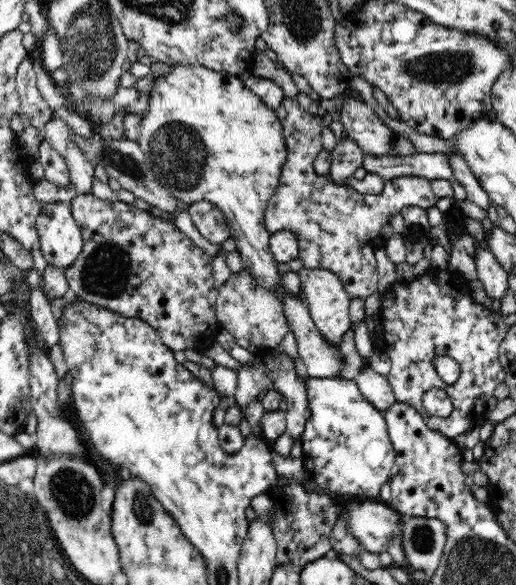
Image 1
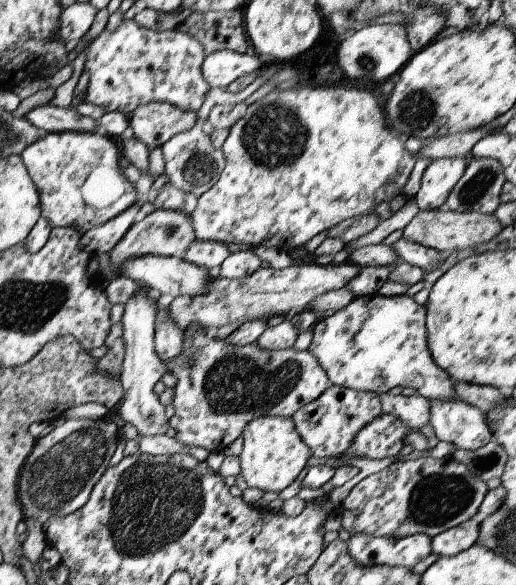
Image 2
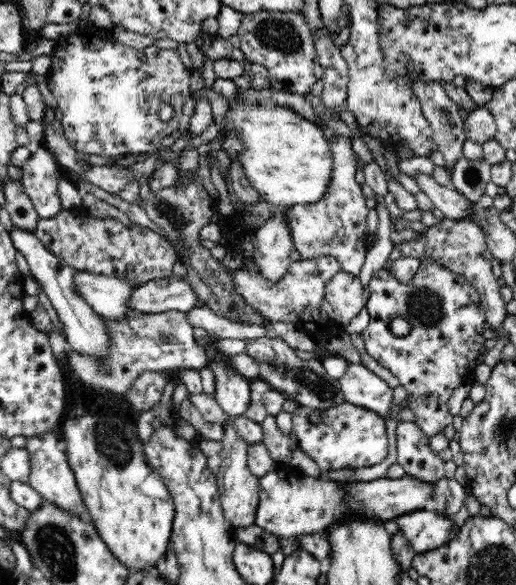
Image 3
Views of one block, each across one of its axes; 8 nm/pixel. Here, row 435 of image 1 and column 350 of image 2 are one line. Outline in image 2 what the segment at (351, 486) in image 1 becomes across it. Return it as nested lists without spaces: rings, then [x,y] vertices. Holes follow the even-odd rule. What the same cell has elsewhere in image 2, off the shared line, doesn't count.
[[[377,293],[372,296],[355,297],[349,304],[339,308],[327,318],[317,318],[310,330],[313,333],[311,344],[306,349],[315,360],[325,376],[329,386],[355,391],[370,391],[375,395],[387,393],[391,388],[413,388],[416,395],[425,399],[457,399],[452,390],[452,382],[431,359],[426,344],[424,326],[424,306],[417,305],[409,296],[383,297]]]

